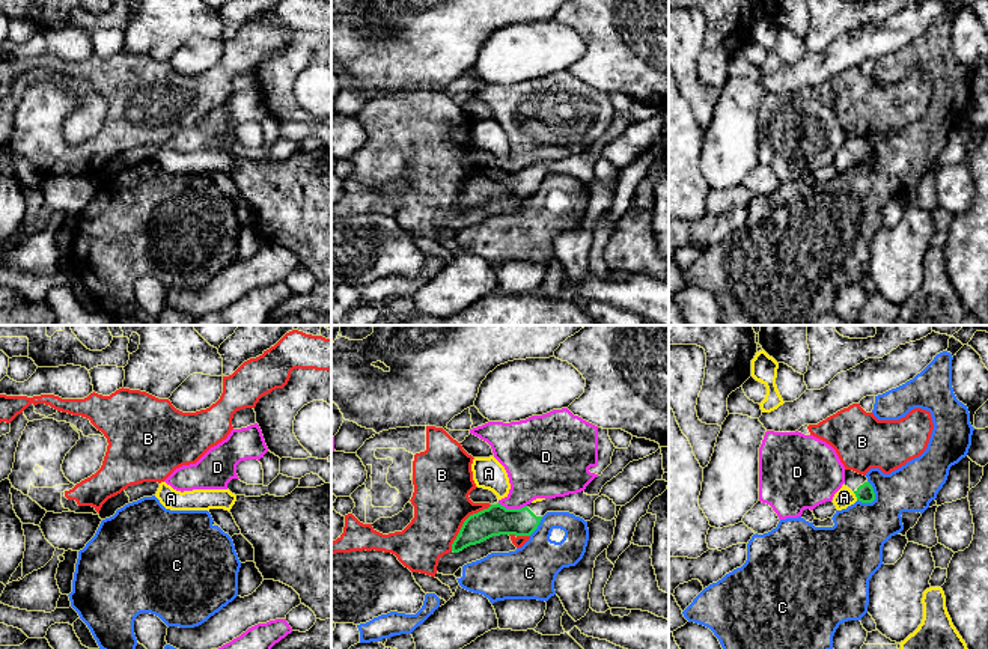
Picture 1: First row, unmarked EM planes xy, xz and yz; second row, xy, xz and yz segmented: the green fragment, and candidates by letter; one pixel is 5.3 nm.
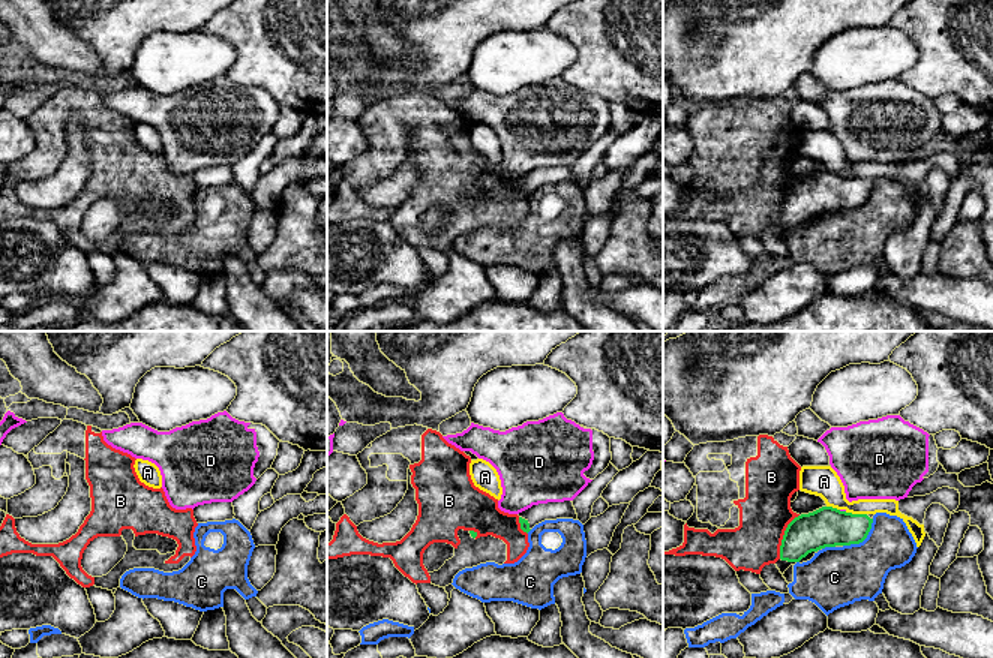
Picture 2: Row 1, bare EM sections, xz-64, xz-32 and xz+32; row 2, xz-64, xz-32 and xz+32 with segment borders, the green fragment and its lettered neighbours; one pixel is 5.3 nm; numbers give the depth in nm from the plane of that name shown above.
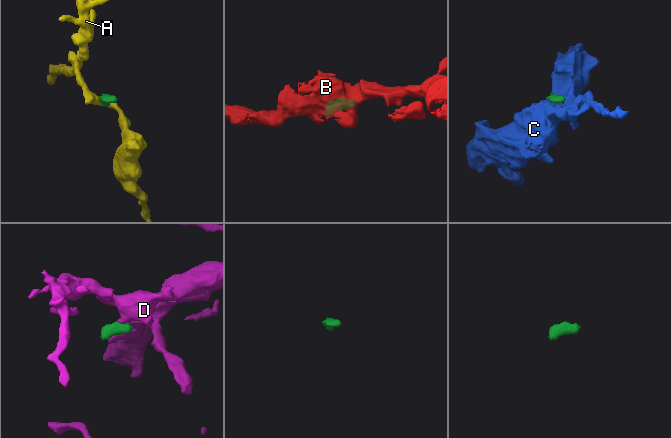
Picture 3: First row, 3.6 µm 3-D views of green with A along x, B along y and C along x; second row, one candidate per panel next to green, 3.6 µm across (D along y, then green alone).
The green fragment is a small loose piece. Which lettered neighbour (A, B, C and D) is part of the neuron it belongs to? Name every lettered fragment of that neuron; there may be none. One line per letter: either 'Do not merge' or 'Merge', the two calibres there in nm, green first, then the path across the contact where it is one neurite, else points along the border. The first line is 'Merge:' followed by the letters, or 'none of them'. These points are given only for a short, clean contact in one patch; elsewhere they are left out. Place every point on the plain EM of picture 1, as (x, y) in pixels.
Merge: none of them
A: Do not merge. Thickness 100 nm (green) against 100 nm. Boundary: yz (853, 155), (857, 161)
B: Do not merge. Thickness 160 nm (green) against 300 nm. Boundary: xz (491, 167), (473, 175), (464, 184), (451, 213)
C: Do not merge. Thickness 100 nm (green) against 280 nm
D: Do not merge. Thickness 160 nm (green) against 300 nm. Boundary: xz (499, 164), (506, 170), (526, 169)

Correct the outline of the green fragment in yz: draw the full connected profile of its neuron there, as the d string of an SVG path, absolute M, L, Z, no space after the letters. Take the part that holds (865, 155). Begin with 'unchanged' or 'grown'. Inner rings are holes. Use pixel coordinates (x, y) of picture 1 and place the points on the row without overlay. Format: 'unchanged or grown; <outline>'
grown; M845 133L845 149L848 149L861 166L872 166L875 163L875 155L868 140L858 137L852 133Z

